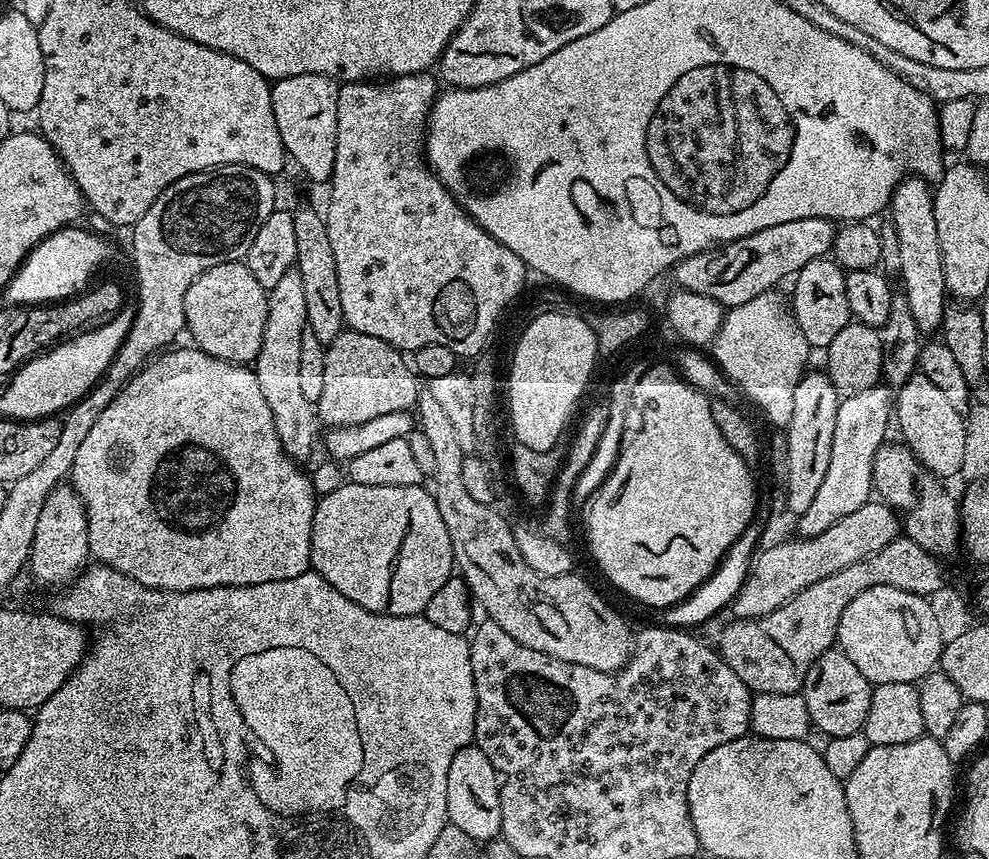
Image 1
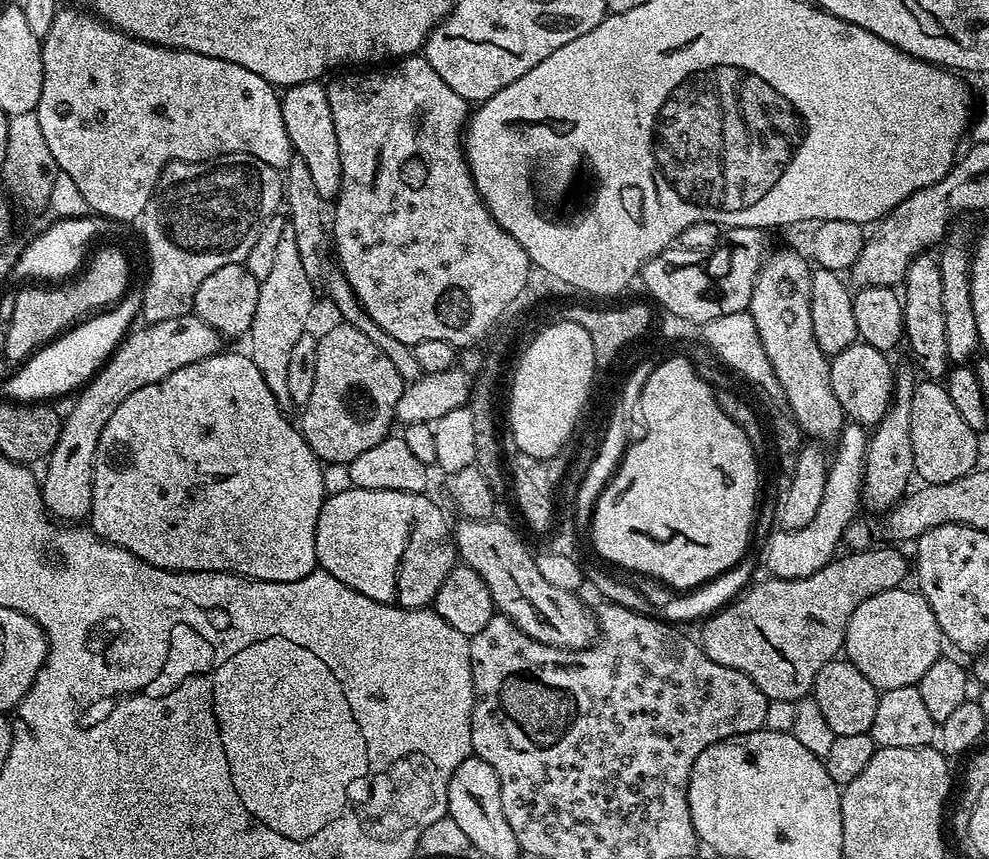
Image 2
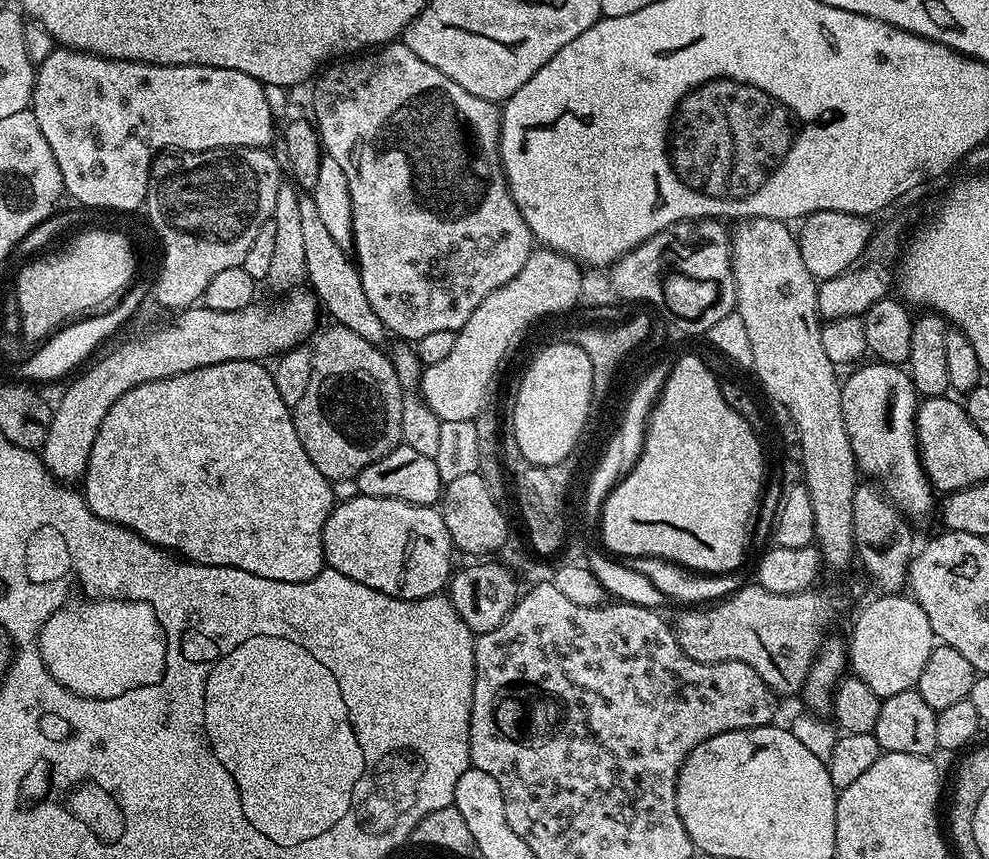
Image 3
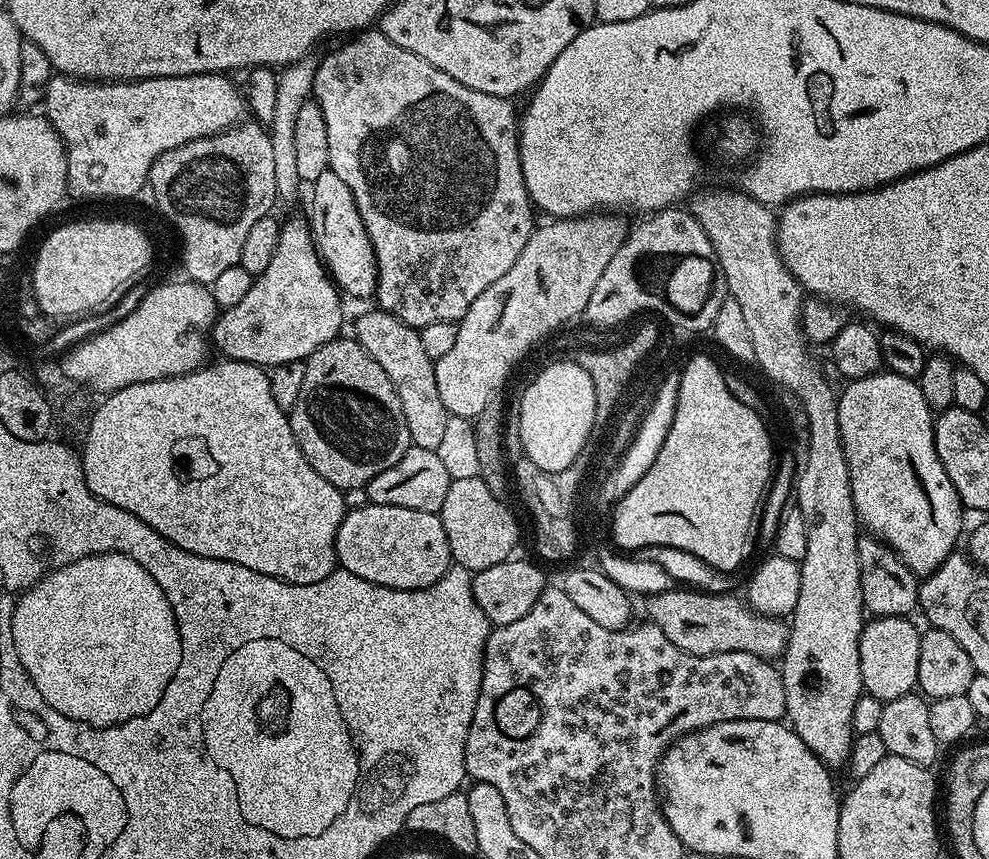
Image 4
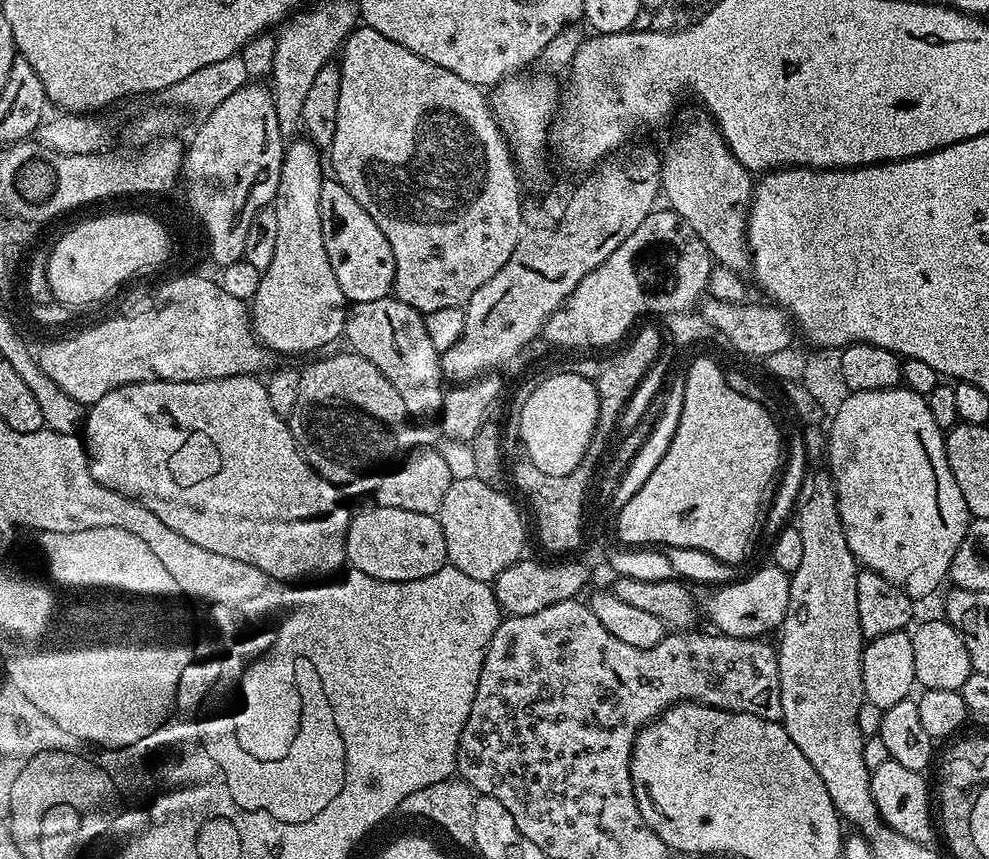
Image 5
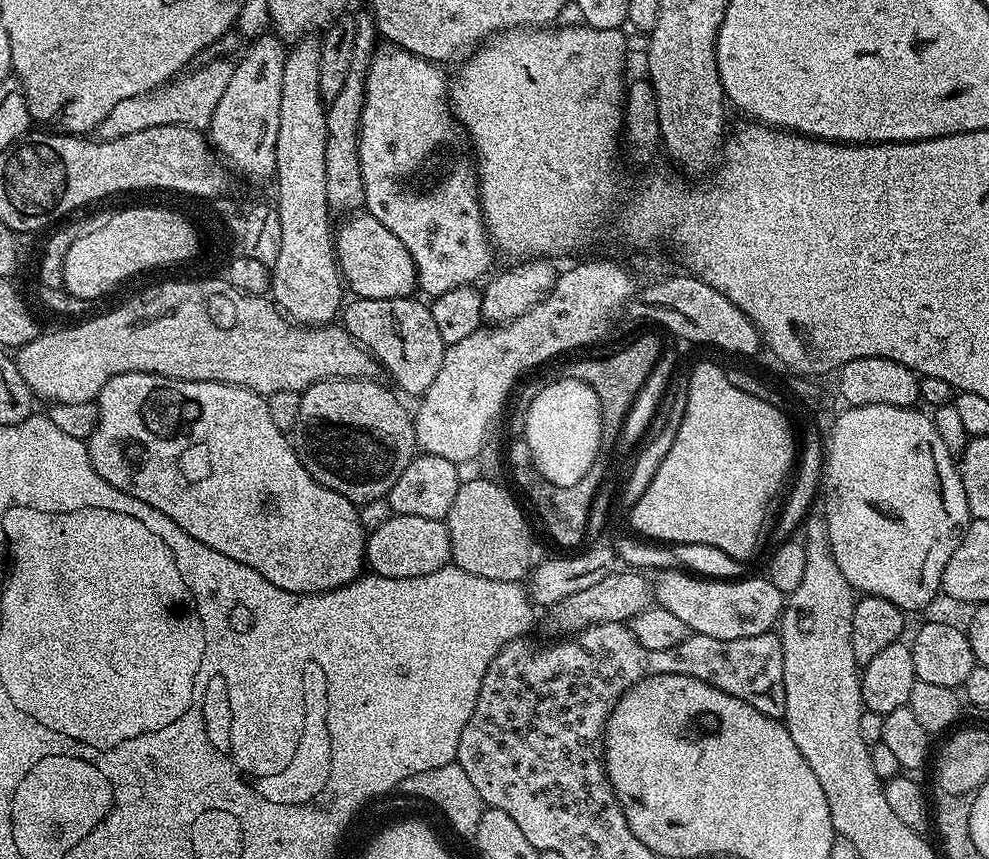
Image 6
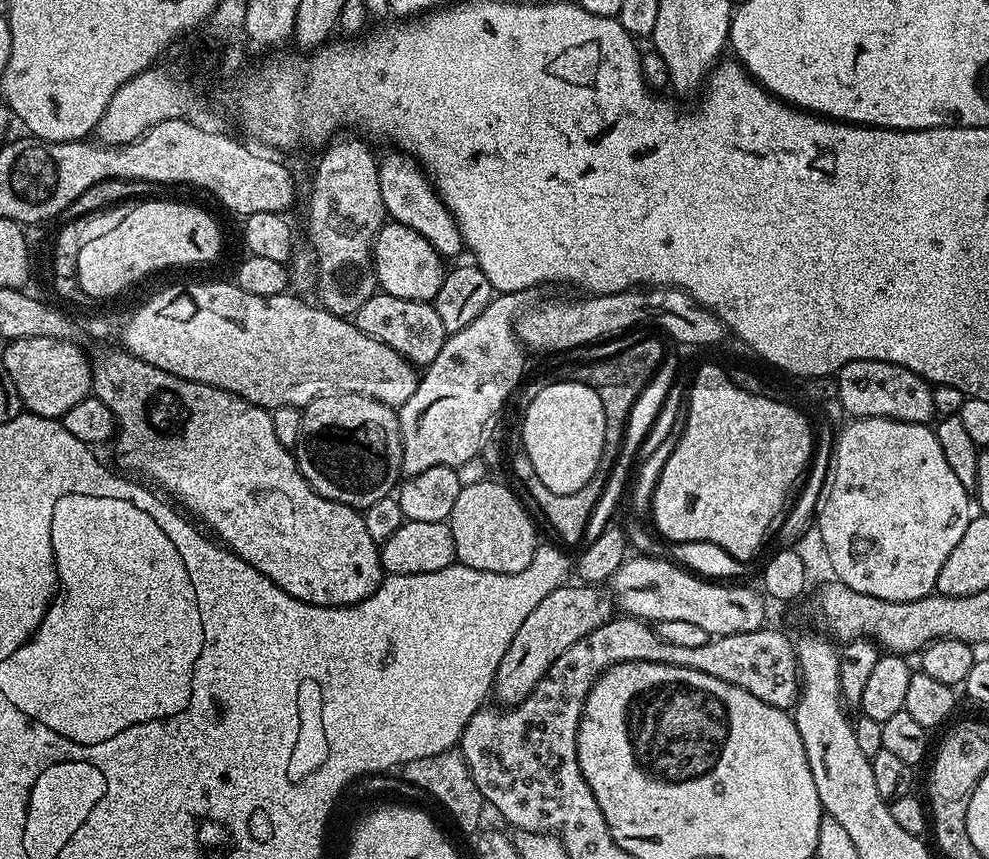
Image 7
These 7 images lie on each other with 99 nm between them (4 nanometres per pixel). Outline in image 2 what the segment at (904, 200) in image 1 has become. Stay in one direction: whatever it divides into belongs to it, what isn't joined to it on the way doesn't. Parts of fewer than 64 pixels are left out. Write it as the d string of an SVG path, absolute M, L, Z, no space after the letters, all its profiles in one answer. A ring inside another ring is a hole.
M935 255L915 256L904 275L902 285L904 305L904 336L918 367L928 378L940 378L947 373L950 361L946 354L946 318L942 314L942 274Z

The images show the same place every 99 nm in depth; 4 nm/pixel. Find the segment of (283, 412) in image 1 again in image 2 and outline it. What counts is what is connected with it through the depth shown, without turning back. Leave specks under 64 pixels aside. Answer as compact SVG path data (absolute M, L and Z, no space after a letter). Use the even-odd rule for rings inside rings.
M284 230L276 240L276 249L272 252L268 273L260 280L258 304L250 329L250 355L254 366L258 366L262 378L266 378L266 386L270 386L274 398L281 406L292 404L286 384L286 372L295 343L306 335L307 328L304 327L307 326L308 315L312 312L312 284L313 277L308 276L302 266L294 234L290 230Z

